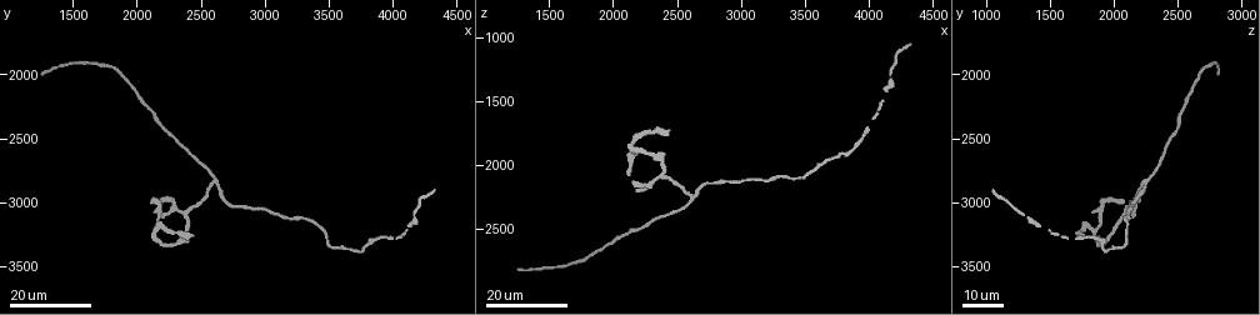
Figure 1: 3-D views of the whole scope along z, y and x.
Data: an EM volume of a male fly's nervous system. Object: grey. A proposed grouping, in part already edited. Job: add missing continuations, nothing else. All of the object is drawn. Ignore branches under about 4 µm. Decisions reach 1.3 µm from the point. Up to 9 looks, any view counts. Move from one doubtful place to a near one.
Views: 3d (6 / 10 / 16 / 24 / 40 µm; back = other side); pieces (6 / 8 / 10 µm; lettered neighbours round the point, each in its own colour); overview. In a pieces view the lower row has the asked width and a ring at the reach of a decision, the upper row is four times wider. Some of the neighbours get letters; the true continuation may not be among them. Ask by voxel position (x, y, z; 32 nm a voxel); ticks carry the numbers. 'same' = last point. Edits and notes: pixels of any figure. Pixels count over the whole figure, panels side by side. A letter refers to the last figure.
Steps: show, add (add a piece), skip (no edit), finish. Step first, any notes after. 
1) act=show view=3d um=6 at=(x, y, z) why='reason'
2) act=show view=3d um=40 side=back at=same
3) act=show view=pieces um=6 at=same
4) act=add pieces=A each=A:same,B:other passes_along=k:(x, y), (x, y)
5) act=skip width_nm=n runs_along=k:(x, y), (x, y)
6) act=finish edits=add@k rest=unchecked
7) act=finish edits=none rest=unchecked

act=show view=3d um=24 at=(1240, 2000, 2800) why='long arm stops here'

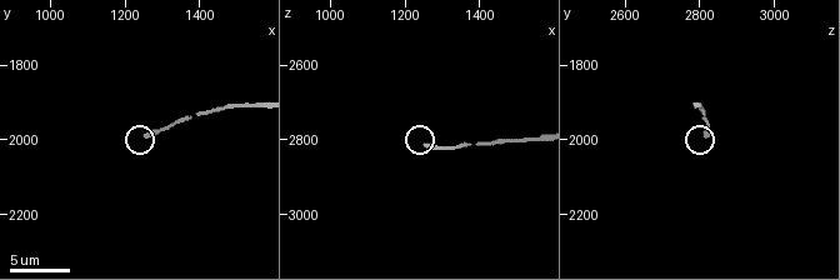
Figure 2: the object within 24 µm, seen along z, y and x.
act=show view=pieces um=10 at=(1250, 1990, 2820)

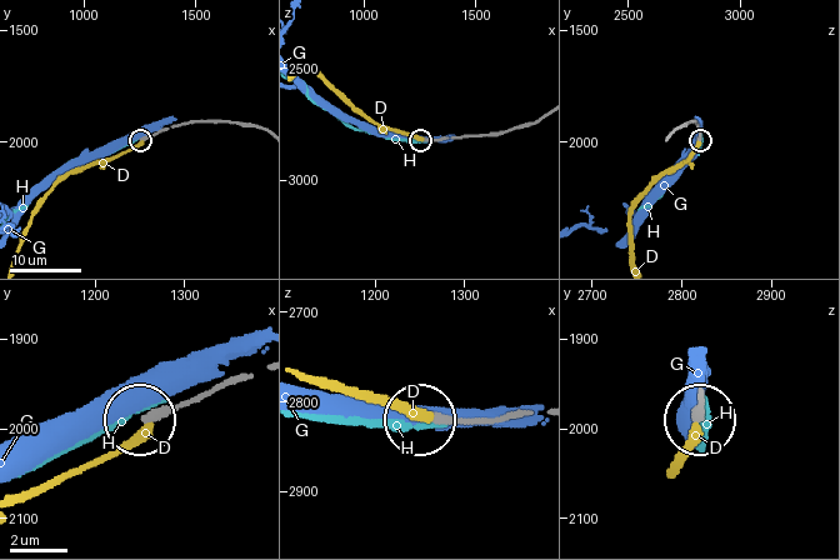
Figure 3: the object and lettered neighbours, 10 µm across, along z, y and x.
act=skip each=D:other,G:other,H:other runs_along=3:(528, 123), (486, 135), (421, 139) found='none of them fits'

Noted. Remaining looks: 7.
act=show view=3d um=16 at=(2440, 3260, 1720) why='free end'

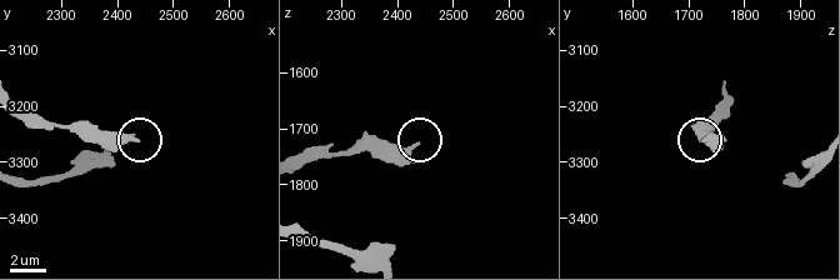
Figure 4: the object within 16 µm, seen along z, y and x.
act=show view=pieces um=10 at=(2430, 3255, 1730)

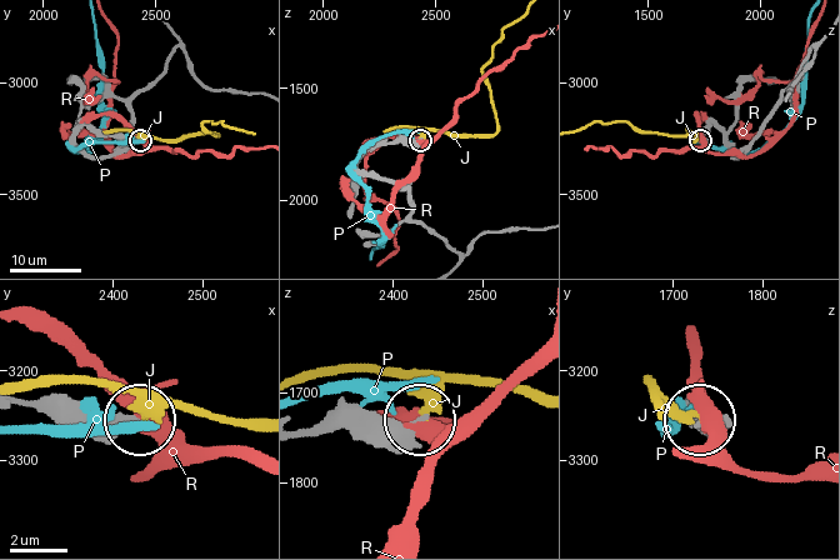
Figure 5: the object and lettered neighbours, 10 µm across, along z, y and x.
act=skip each=J:other,P:other,R:other found='none of them fits'

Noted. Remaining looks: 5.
act=show view=3d um=24 at=(2160, 3080, 1840)

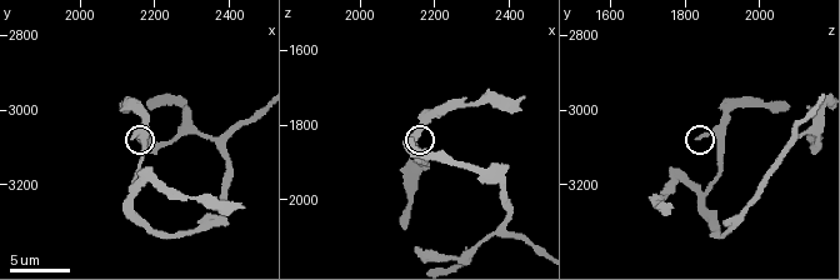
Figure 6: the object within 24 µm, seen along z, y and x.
act=show view=pieces um=10 at=(2150, 3080, 1840)

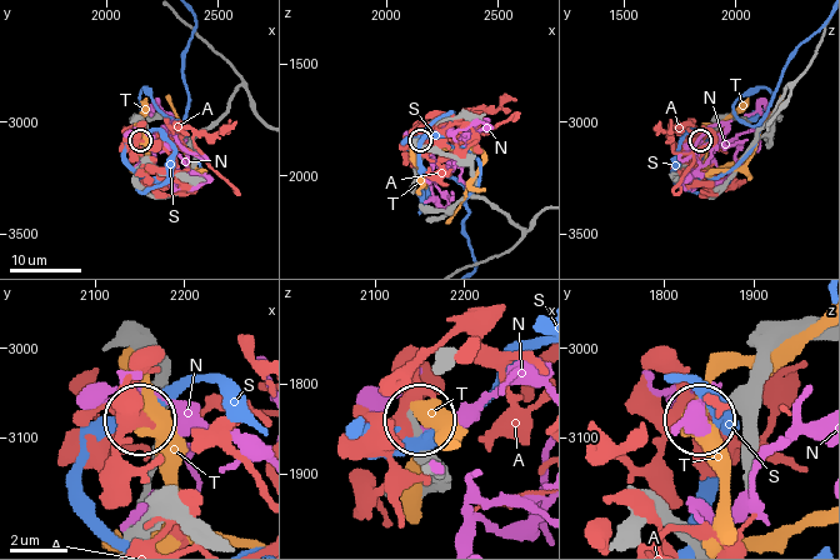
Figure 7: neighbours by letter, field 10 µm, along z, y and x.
act=skip each=A:other,N:other,S:other,T:other found='no lettered piece goes on from it'

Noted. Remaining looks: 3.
act=show view=3d um=24 at=(2180, 2960, 2200) why='branch stops here'

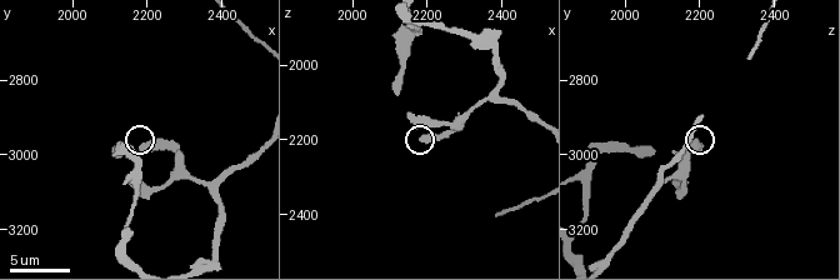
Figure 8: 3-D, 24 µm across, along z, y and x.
act=show view=pieces um=10 at=(2180, 2980, 2190)

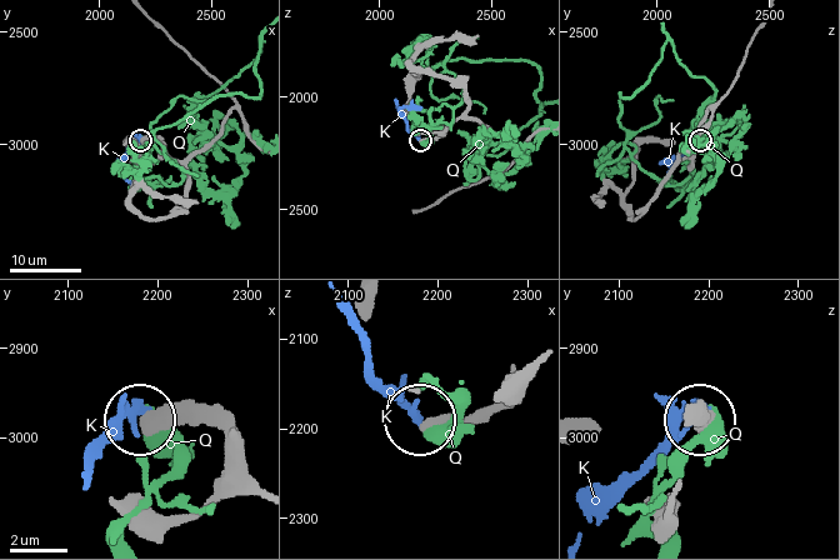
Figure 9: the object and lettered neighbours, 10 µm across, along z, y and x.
act=skip width_nm=520 each=K:other,Q:other runs_along=9:(256, 484), (239, 448), (220, 429), (144, 420) found='none of them fits'

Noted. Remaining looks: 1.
act=finish edits=none rest=unchecked

